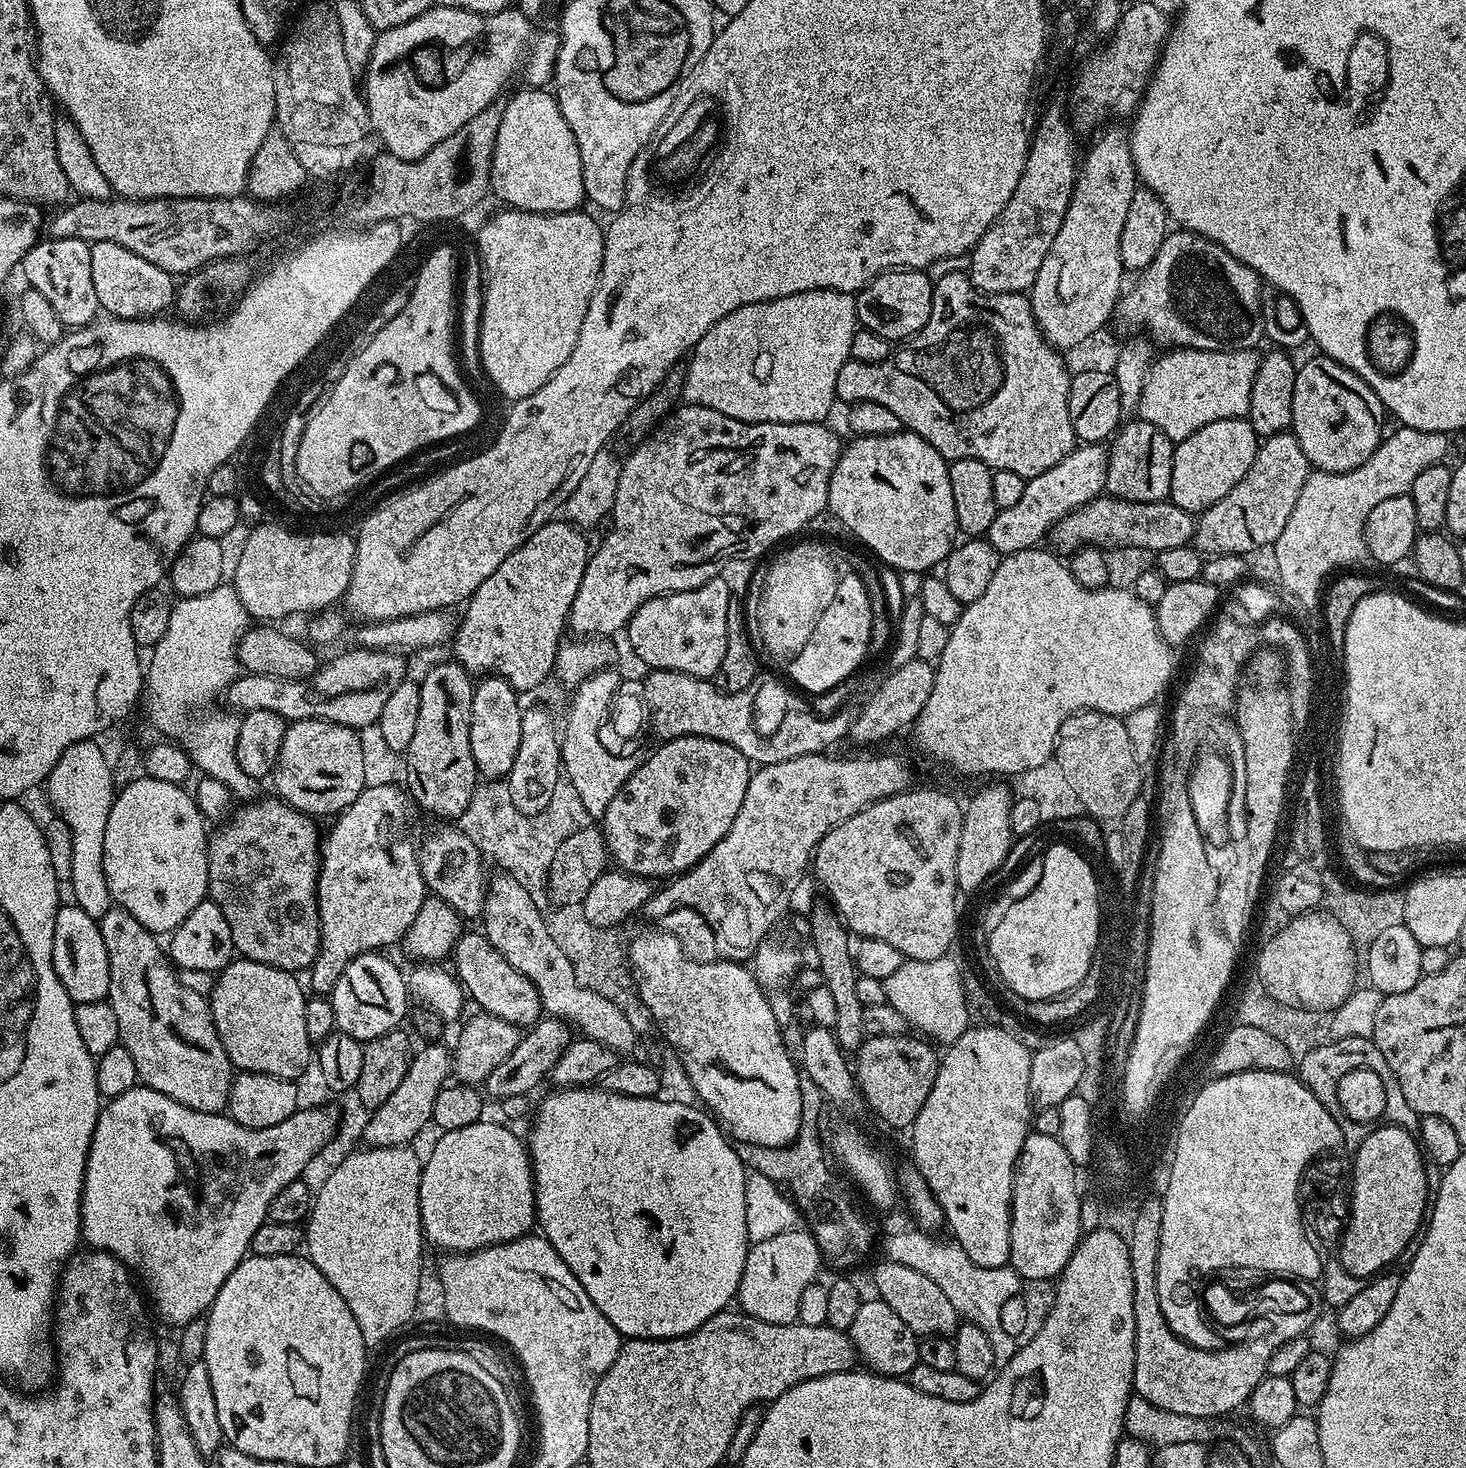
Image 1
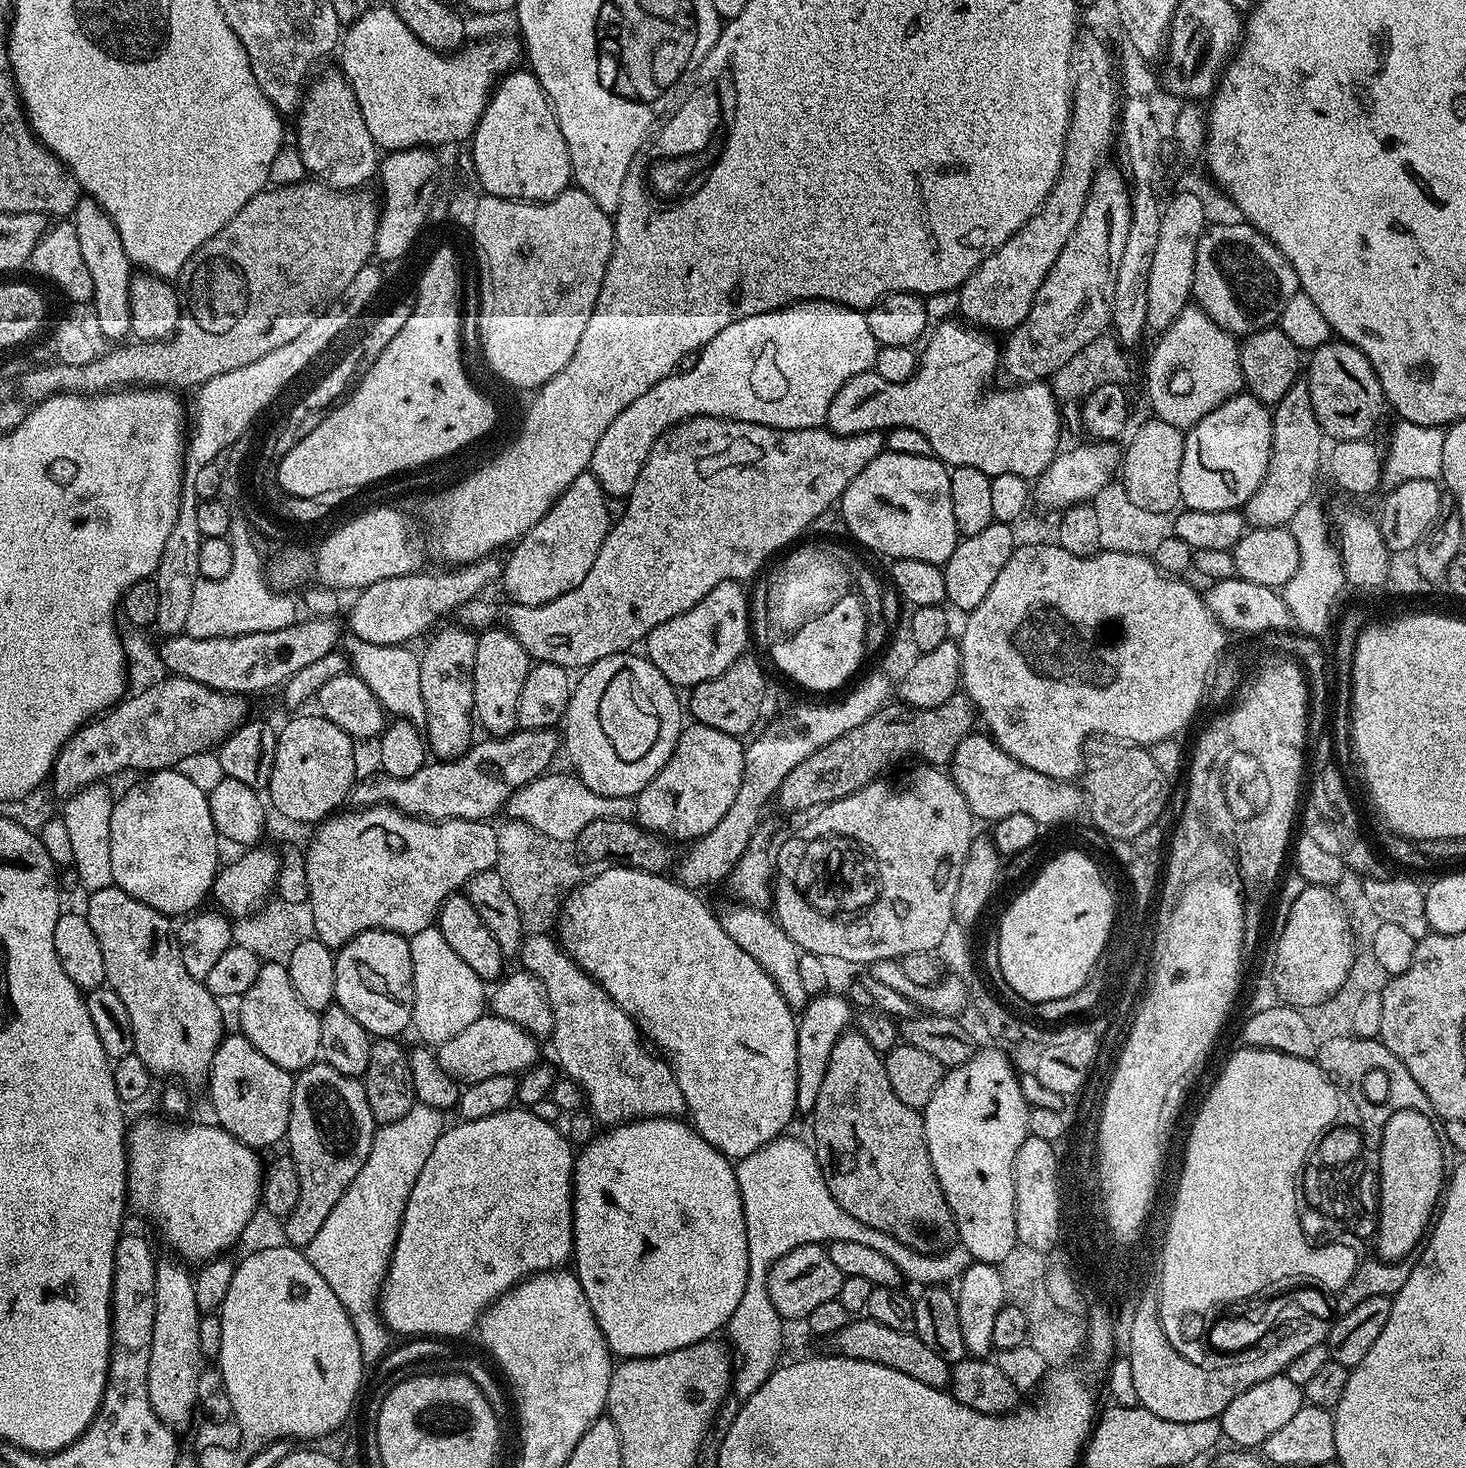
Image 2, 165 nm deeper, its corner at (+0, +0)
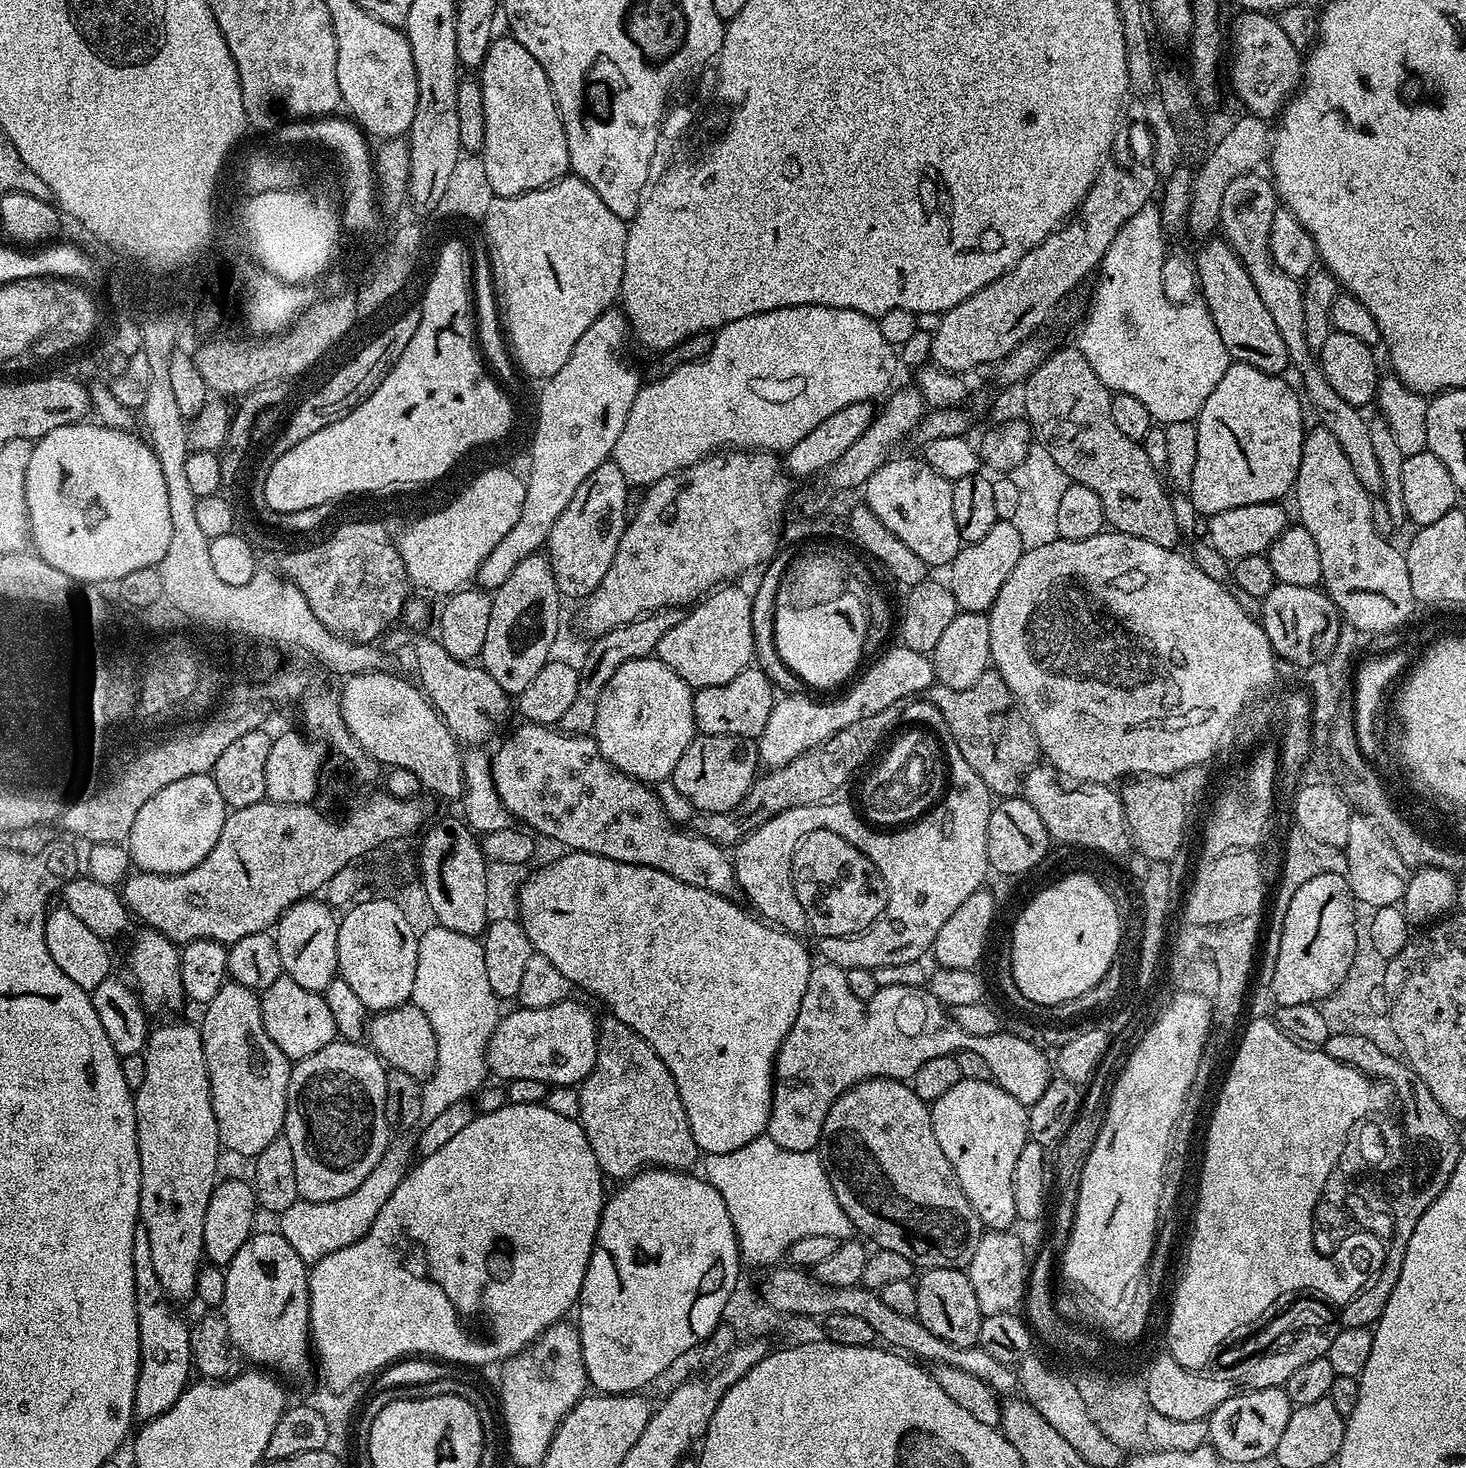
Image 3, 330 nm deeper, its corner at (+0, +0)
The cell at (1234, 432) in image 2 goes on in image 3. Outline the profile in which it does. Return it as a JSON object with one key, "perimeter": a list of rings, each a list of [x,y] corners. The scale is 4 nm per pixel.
{"perimeter":[[[1232,362],[1226,374],[1222,374],[1218,386],[1214,386],[1214,394],[1206,398],[1194,421],[1198,430],[1198,459],[1194,462],[1190,489],[1190,499],[1201,517],[1234,510],[1234,506],[1280,502],[1285,499],[1284,495],[1293,491],[1299,462],[1302,461],[1306,408],[1297,389],[1295,392],[1284,379],[1283,375],[1271,376],[1249,364]]]}

